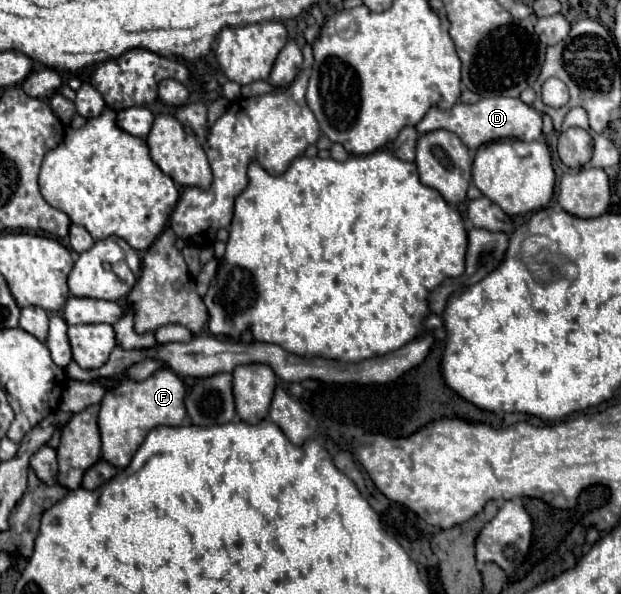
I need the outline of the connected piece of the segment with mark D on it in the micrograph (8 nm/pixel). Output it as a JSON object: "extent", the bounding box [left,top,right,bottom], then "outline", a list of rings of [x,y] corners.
{"extent":[416,97,542,151],"outline":[[[486,97],[486,99],[480,99],[474,105],[456,103],[448,111],[432,107],[424,115],[424,119],[416,125],[416,131],[420,135],[424,135],[424,133],[430,133],[430,131],[436,131],[436,129],[446,129],[446,131],[456,133],[468,149],[476,151],[480,145],[496,141],[496,139],[520,139],[520,141],[540,139],[540,135],[542,135],[542,117],[530,105],[522,103],[520,99]]]}

